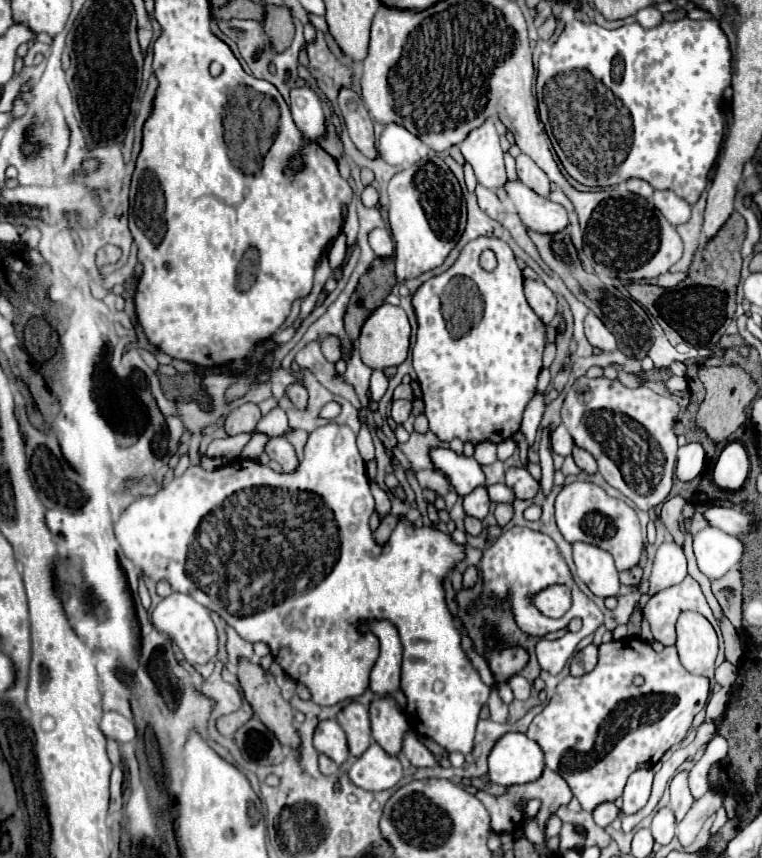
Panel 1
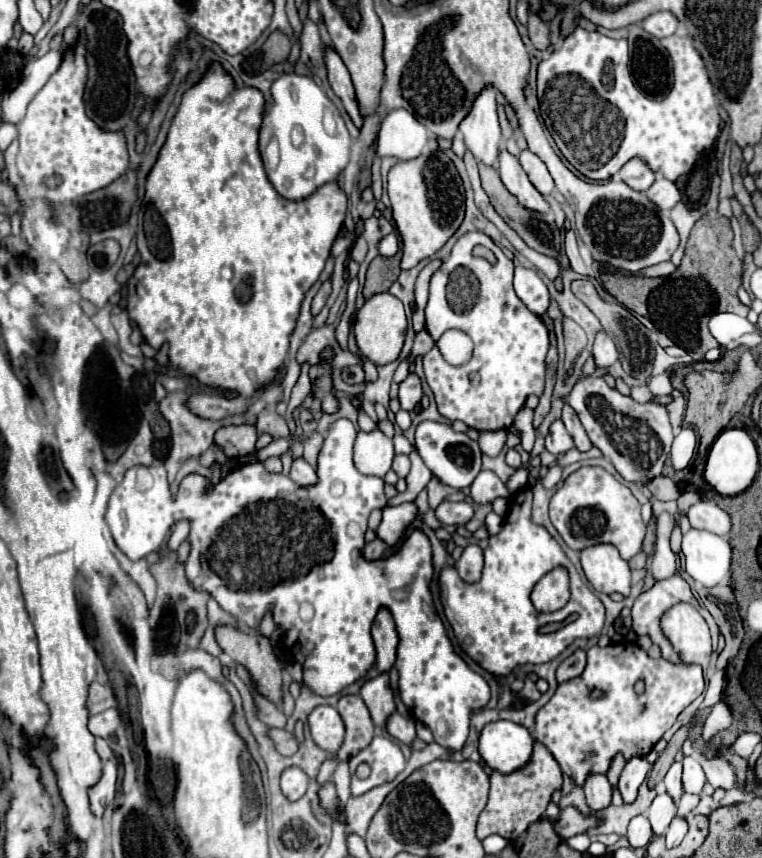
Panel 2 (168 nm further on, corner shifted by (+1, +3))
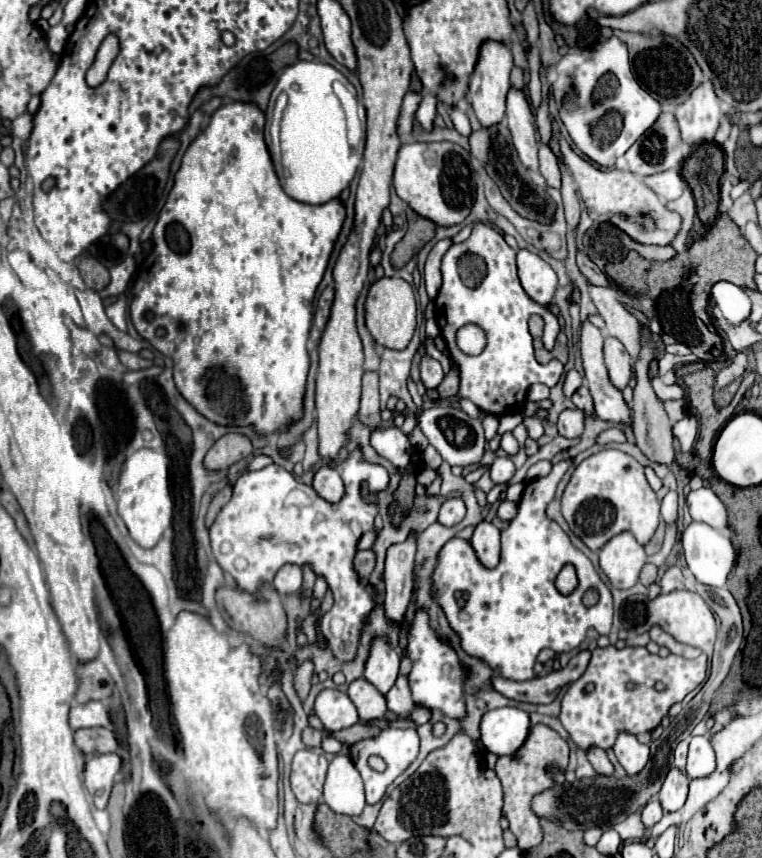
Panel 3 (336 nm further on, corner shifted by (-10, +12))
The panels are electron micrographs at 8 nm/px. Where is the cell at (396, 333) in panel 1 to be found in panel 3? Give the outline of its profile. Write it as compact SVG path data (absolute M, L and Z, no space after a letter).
M381 277L369 287L365 301L365 321L373 339L389 349L405 349L415 331L415 313L417 303L411 285L401 277Z

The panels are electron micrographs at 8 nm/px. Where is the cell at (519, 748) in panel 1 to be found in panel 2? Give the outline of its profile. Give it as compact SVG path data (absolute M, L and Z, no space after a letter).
M508 720L490 722L480 734L480 756L500 774L512 774L524 768L532 758L532 746L530 732Z

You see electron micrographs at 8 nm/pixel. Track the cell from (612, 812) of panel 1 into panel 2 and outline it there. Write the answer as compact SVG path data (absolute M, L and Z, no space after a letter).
M590 774L590 778L586 780L586 786L584 786L584 792L586 792L588 806L594 812L608 808L610 802L612 802L612 788L610 788L606 776Z

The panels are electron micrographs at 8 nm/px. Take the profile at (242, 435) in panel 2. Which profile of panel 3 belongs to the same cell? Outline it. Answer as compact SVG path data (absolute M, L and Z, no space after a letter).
M227 433L209 449L209 453L203 459L203 465L207 471L221 471L249 455L253 455L251 441L245 435Z

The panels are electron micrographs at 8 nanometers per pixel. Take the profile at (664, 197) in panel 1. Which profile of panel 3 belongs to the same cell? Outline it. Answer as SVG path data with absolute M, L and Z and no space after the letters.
M683 163L679 167L667 169L663 173L655 173L645 177L645 185L651 187L663 201L673 201L677 197L681 197L687 184L683 177L681 177L681 170Z

